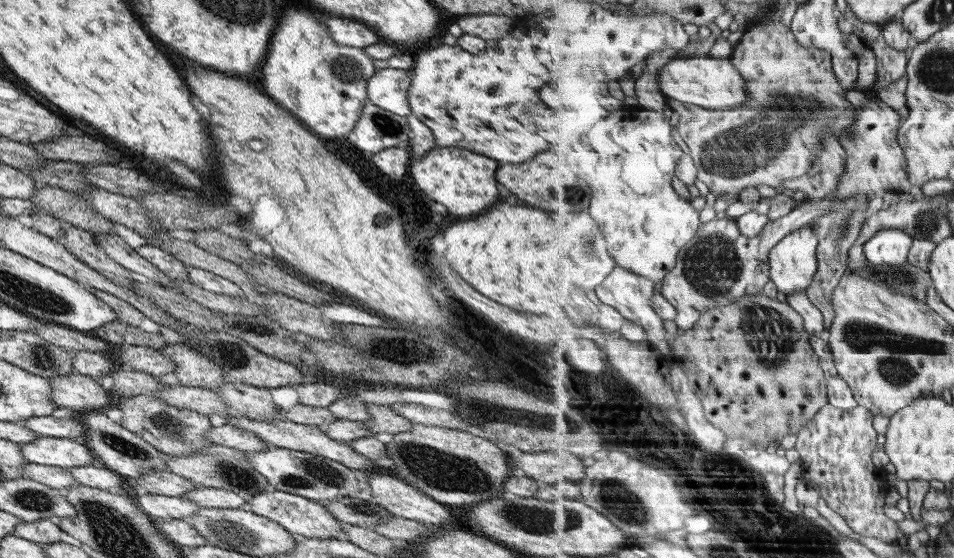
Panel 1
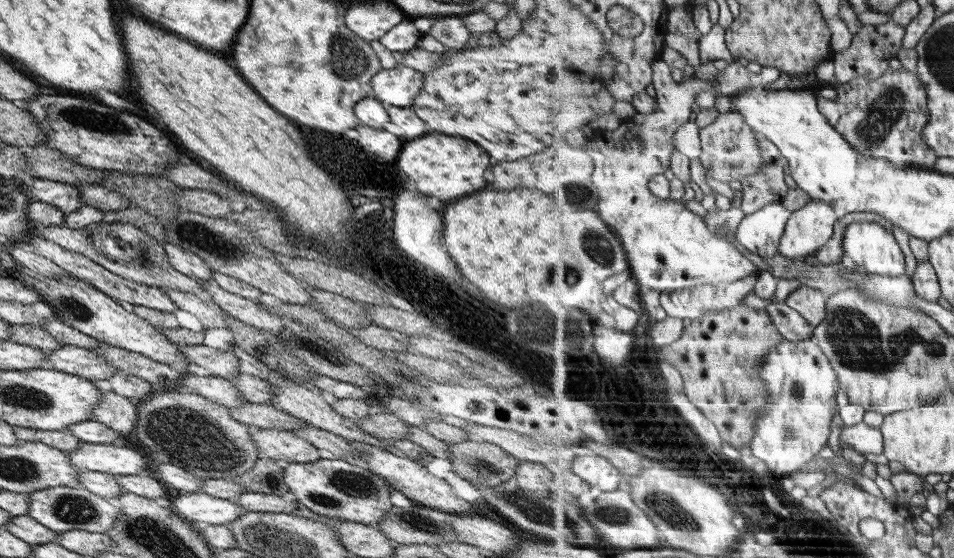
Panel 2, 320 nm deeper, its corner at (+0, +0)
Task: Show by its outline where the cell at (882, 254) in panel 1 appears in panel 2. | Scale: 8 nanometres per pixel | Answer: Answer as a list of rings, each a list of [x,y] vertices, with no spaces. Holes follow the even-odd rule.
[[[877,222],[851,223],[844,234],[843,248],[847,260],[870,274],[900,277],[907,270],[899,242]]]

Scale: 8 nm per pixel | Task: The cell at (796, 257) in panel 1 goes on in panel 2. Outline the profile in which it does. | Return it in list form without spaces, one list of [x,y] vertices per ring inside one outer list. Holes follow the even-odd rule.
[[[812,199],[790,216],[789,222],[786,224],[785,234],[781,239],[781,254],[791,260],[805,261],[805,258],[814,255],[818,250],[822,250],[834,235],[834,226],[837,224],[840,215],[841,212],[835,205]]]

